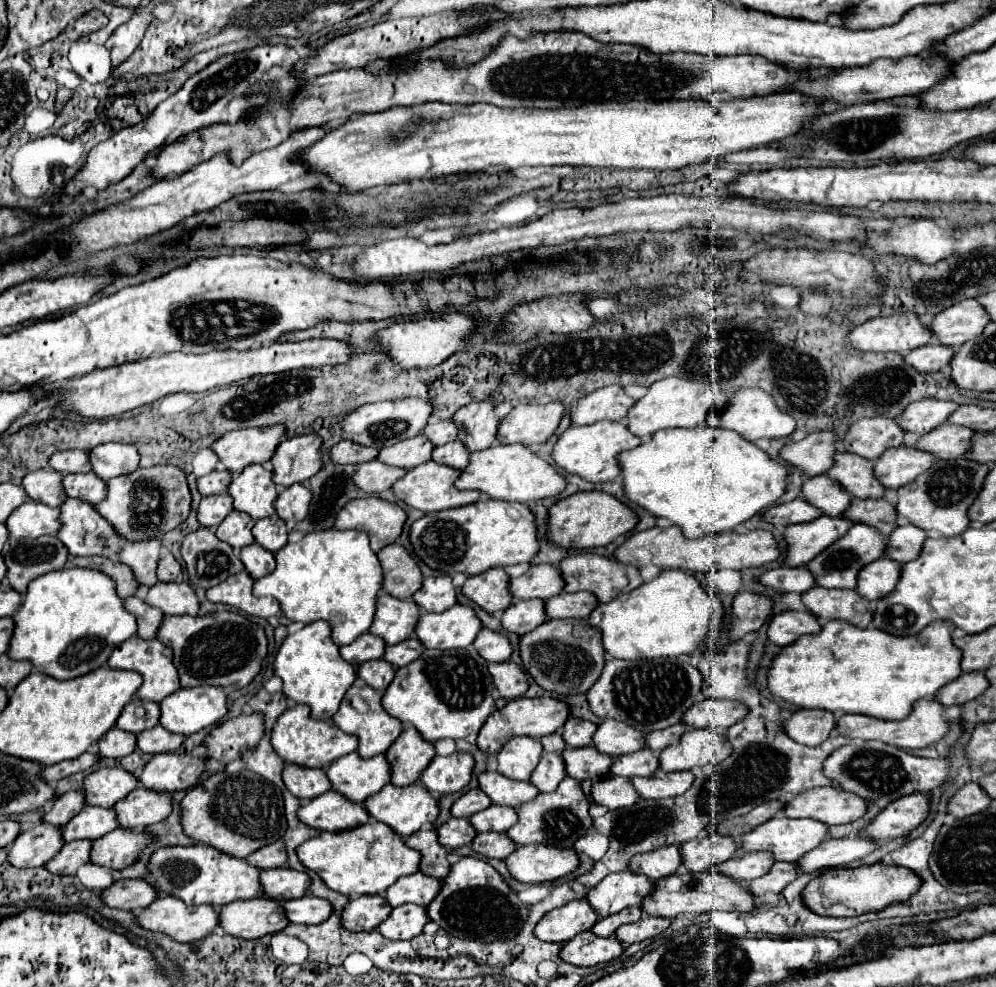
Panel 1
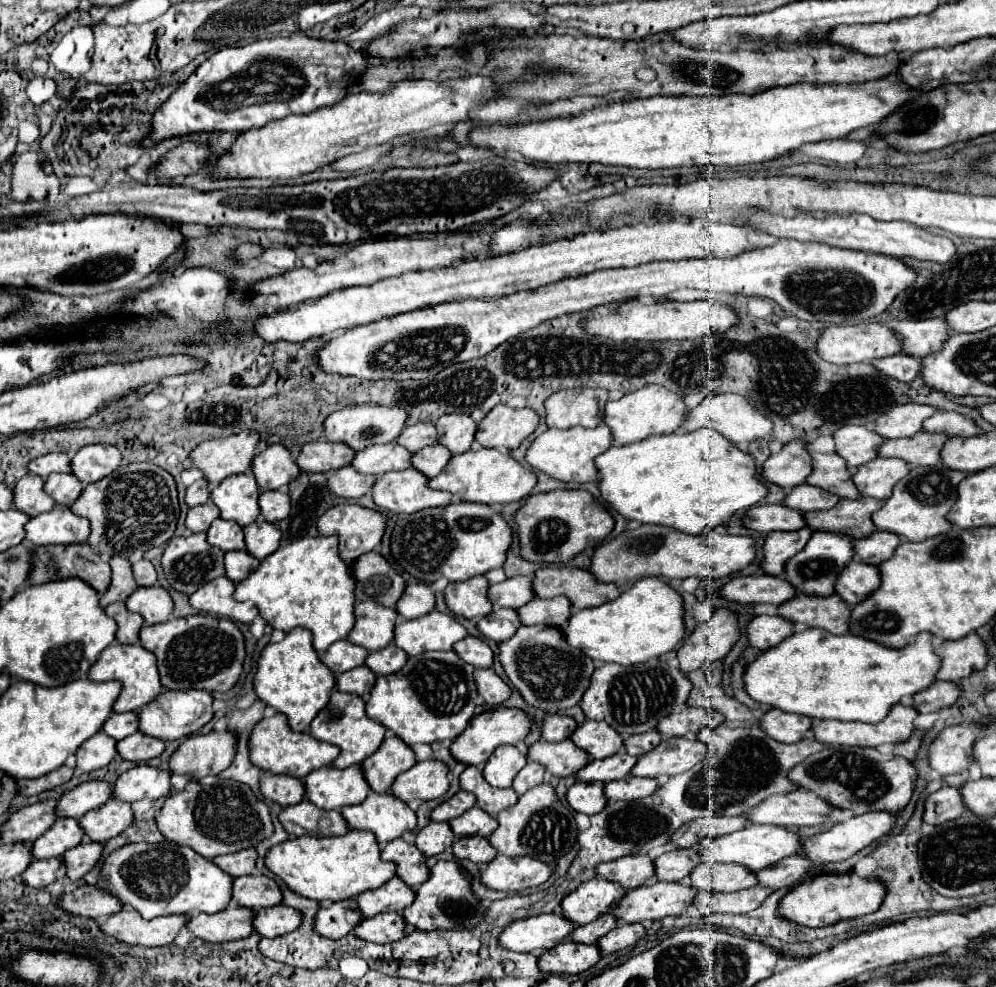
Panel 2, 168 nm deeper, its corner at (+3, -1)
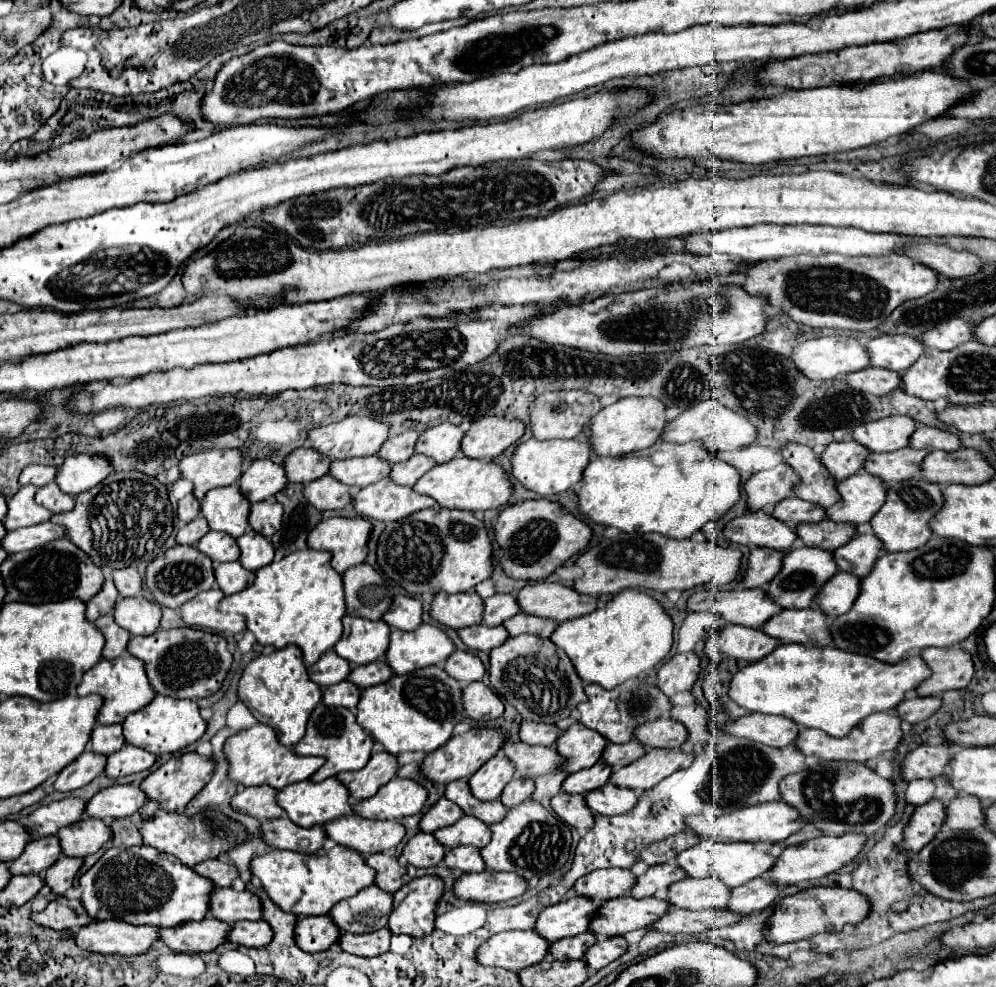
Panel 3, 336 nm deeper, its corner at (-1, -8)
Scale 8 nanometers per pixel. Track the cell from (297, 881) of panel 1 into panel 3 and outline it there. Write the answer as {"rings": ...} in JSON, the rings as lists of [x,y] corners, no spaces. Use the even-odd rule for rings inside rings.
{"rings":[[[214,888],[210,892],[210,914],[226,924],[260,920],[260,900],[248,890],[232,892],[232,888]]]}

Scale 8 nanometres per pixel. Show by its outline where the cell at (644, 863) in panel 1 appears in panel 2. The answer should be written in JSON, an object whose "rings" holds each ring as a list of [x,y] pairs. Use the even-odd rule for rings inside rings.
{"rings":[[[628,855],[616,861],[598,865],[598,875],[620,883],[624,889],[636,889],[656,875],[654,861],[648,855]]]}

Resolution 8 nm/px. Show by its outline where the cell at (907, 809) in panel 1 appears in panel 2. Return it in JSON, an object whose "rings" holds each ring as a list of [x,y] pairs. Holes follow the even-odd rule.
{"rings":[[[880,811],[880,813],[864,813],[864,815],[858,815],[858,817],[852,817],[848,821],[842,821],[838,825],[834,825],[826,833],[820,833],[820,835],[814,835],[810,839],[804,839],[802,853],[808,855],[808,857],[812,857],[812,861],[816,861],[816,863],[844,861],[844,859],[852,857],[854,853],[862,851],[864,847],[872,845],[880,837],[888,835],[894,829],[894,823],[896,823],[896,813],[886,813],[886,811]]]}

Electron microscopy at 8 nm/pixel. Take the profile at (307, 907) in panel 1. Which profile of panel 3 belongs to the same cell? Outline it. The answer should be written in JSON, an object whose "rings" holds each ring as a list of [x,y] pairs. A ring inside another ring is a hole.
{"rings":[[[244,920],[240,924],[232,924],[230,932],[226,934],[226,942],[234,942],[246,948],[262,948],[264,944],[268,944],[268,940],[272,940],[272,928],[268,928],[268,924],[264,924],[262,920]]]}

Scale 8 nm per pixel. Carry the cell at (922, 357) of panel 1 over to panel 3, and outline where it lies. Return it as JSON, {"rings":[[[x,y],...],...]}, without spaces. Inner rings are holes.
{"rings":[[[864,368],[858,372],[850,372],[844,376],[844,382],[860,392],[868,392],[874,396],[884,396],[896,388],[900,388],[900,374],[888,372],[884,368]]]}

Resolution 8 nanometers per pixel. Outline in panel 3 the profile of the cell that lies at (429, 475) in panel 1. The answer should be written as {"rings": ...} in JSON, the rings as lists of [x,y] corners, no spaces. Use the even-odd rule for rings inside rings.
{"rings":[[[386,478],[356,490],[352,496],[352,504],[354,510],[364,518],[392,522],[416,510],[432,508],[436,502],[430,496],[420,496],[412,492],[410,486],[398,486]]]}

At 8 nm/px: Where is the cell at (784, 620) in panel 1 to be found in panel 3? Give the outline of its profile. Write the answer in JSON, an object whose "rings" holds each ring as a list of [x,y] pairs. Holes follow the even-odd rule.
{"rings":[[[726,624],[722,630],[712,632],[706,638],[706,656],[714,660],[716,654],[726,658],[736,658],[744,662],[756,662],[768,656],[780,640],[764,634],[762,630],[748,630],[740,626]]]}

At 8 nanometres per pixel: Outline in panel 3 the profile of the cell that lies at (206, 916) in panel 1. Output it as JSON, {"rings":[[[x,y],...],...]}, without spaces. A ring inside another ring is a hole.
{"rings":[[[104,920],[104,922],[90,922],[82,926],[76,934],[76,946],[90,952],[100,954],[144,954],[156,940],[158,928],[154,926],[132,926],[132,924],[118,924],[118,920]]]}

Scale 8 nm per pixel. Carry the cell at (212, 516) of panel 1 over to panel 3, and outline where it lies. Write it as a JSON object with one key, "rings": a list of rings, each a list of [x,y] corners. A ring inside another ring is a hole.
{"rings":[[[196,516],[192,522],[184,524],[178,534],[176,534],[176,544],[188,544],[188,546],[196,546],[196,540],[200,540],[200,536],[204,536],[208,532],[208,524],[204,524],[202,516]]]}

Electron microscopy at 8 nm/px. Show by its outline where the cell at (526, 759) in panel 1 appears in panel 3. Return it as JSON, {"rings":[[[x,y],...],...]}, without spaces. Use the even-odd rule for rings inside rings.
{"rings":[[[498,752],[474,776],[470,776],[468,786],[478,800],[498,800],[504,786],[512,780],[512,776],[514,776],[512,762],[504,760],[504,756],[500,756]]]}

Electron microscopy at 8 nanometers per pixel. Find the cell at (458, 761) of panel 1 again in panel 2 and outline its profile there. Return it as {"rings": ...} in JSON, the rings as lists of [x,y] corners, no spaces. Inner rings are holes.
{"rings":[[[434,759],[416,763],[414,769],[402,773],[392,785],[392,795],[396,795],[402,801],[412,799],[428,801],[446,795],[448,789],[450,789],[448,765]]]}

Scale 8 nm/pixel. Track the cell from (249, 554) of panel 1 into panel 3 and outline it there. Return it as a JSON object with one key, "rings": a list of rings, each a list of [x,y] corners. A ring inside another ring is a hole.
{"rings":[[[226,562],[226,564],[216,564],[214,576],[218,582],[218,588],[224,594],[234,594],[244,588],[248,588],[254,582],[254,572],[248,572],[242,568],[240,562]]]}

